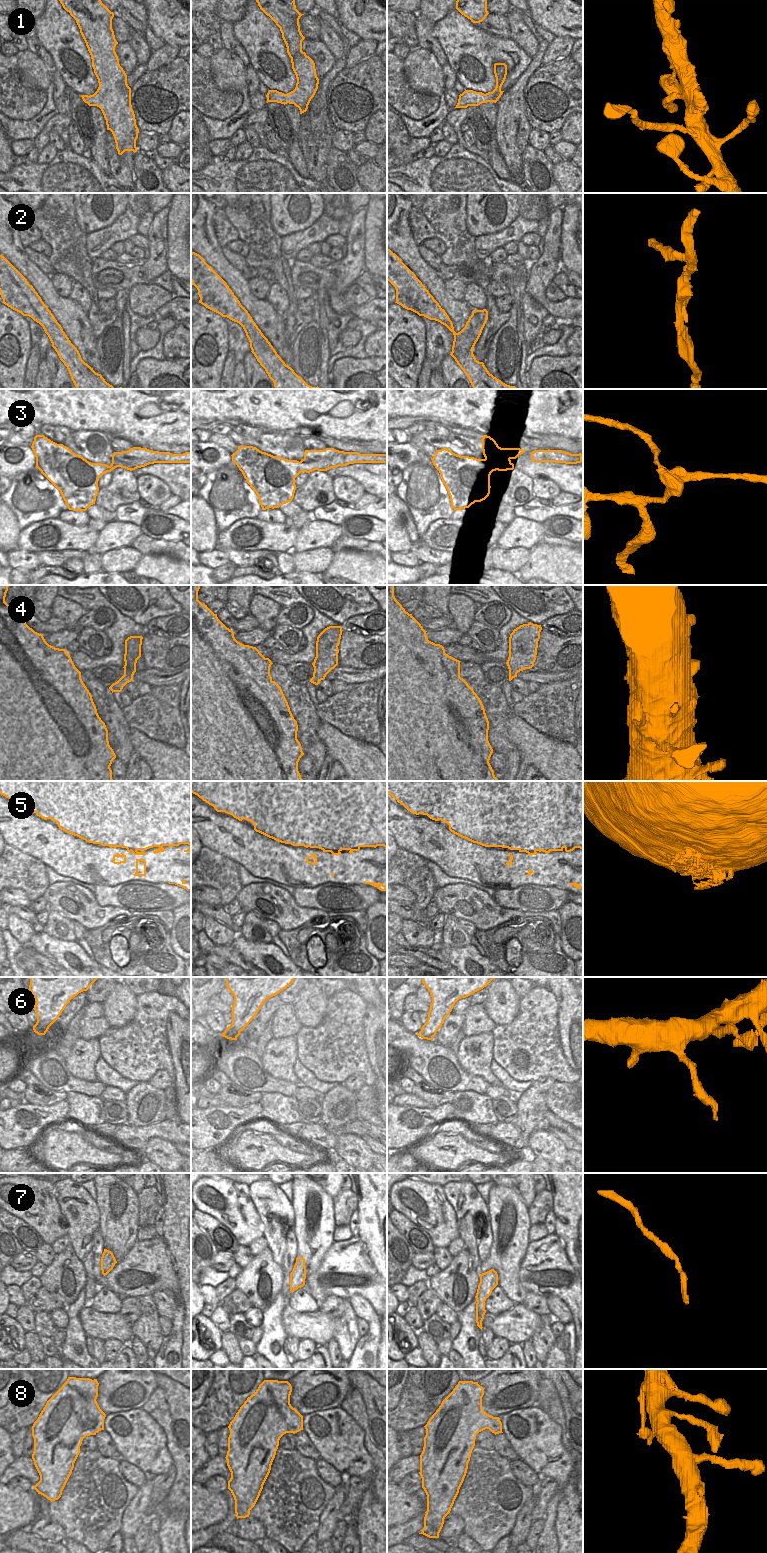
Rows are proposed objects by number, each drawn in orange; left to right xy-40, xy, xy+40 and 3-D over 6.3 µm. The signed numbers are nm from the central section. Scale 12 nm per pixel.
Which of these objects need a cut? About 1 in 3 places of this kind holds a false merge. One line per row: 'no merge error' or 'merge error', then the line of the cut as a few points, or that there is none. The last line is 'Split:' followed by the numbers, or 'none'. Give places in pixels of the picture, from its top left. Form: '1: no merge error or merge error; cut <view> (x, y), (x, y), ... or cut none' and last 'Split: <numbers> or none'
1: no merge error; cut none
2: merge error; cut xy+40 (456, 333), (454, 353), (462, 355), (468, 350), (472, 350)
3: merge error; cut xy+40 (485, 458), (497, 461), (501, 468)
4: no merge error; cut none
5: no merge error; cut none
6: merge error; cut xy-40 (36, 1022), (41, 1025), (44, 1034)
7: no merge error; cut none
8: no merge error; cut none
Split: 2, 3, 6

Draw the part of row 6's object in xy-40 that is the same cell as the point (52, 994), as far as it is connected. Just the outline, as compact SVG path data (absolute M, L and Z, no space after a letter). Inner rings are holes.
M29 977L36 1003L32 1007L42 1025L43 1035L58 1019L70 1000L89 987L98 977Z

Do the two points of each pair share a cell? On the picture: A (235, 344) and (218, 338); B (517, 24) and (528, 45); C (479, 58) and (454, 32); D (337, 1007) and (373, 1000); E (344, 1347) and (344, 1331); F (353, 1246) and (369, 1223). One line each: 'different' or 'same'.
A: different
B: same
C: same
D: different
E: same
F: different

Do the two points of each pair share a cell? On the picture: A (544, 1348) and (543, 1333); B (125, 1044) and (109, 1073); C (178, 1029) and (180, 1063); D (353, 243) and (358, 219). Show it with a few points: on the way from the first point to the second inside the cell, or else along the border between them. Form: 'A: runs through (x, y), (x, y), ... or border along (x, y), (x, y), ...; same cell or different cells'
A: runs through (543, 1344), (543, 1337); same cell
B: border along (101, 1056), (121, 1075), (133, 1079); different cells
C: runs through (179, 1037), (179, 1055); same cell
D: runs through (353, 237), (357, 231), (357, 225); same cell

